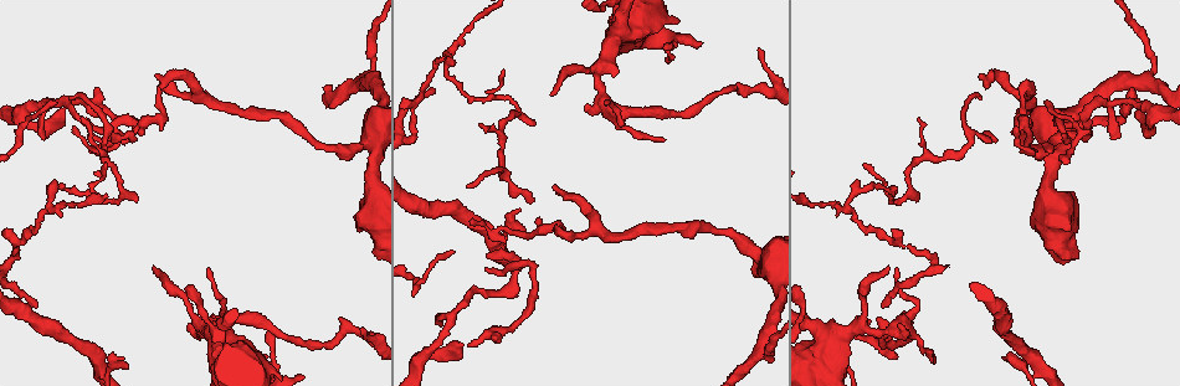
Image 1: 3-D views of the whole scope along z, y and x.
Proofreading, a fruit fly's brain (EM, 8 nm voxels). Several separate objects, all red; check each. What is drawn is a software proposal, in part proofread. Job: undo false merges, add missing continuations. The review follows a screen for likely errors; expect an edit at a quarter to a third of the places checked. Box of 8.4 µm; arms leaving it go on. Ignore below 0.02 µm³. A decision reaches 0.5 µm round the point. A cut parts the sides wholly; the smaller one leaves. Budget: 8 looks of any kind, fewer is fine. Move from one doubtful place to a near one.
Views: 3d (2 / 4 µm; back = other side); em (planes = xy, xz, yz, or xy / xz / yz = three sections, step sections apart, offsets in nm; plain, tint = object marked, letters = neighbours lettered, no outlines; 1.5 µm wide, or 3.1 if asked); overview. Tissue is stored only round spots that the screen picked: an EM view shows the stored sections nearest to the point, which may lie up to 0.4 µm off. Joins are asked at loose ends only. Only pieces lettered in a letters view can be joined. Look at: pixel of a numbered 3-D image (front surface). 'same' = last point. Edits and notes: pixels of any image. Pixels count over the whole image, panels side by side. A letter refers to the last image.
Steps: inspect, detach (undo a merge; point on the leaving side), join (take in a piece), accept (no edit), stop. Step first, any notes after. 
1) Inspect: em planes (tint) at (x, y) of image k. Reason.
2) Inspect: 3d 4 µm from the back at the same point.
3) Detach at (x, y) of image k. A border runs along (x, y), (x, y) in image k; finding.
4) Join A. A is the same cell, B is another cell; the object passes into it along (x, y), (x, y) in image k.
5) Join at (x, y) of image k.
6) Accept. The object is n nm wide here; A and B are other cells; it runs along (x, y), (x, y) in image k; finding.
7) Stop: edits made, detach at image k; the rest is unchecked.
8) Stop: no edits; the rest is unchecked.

Inspect: 3d 2 µm at (601, 69) of image 1. Three arms meet.

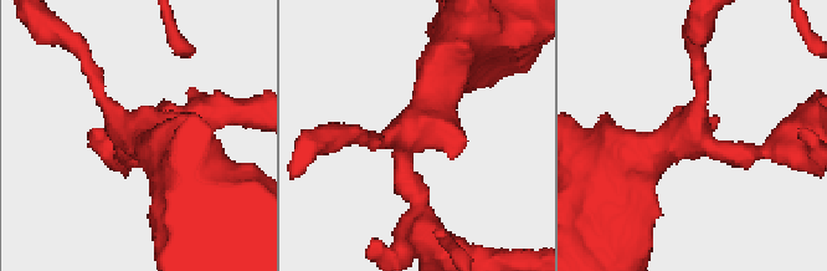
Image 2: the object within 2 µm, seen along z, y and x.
Inspect: em planes (letters) at (414, 134) of image 2.

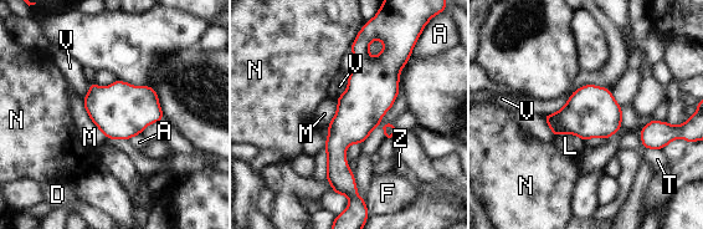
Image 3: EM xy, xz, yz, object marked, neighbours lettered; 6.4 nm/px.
Accept. The longest contact is with M, 300 nm; A, D, F, L, M, N, T, V and Z are other cells; continuous, no second neuron.

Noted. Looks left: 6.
Inspect: em xz step 8 (letters) at (480, 126) of image 1. Thin end.

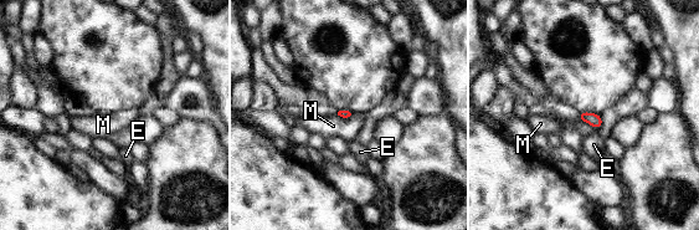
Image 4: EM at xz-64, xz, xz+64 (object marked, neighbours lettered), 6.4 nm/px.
Accept. E and M are other cells; a border runs along (580, 118), (597, 129) in image 4; no lettered piece goes on from it.

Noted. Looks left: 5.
Inspect: 3d 2 µm at (487, 269) of image 1. Branch stops here.

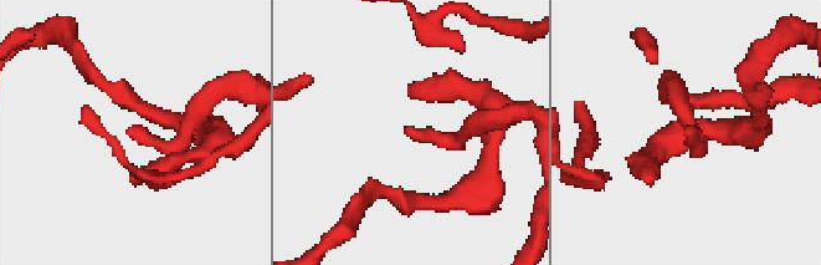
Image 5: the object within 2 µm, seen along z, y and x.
Inspect: em planes (letters) at (135, 124) of image 5. Need the tissue.

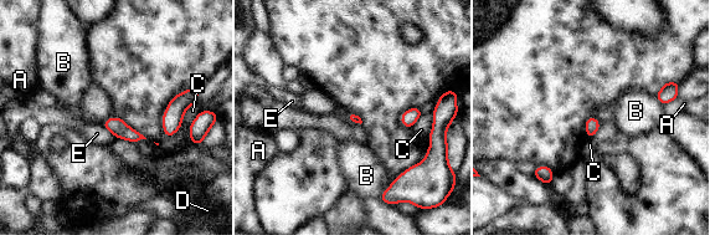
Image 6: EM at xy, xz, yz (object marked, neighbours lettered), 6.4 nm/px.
Accept. A, B, C, D and E are other cells; a border runs along (102, 124), (117, 137) in image 6; none of them fits.

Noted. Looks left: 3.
Stop: no edits; the rest is unchecked.

